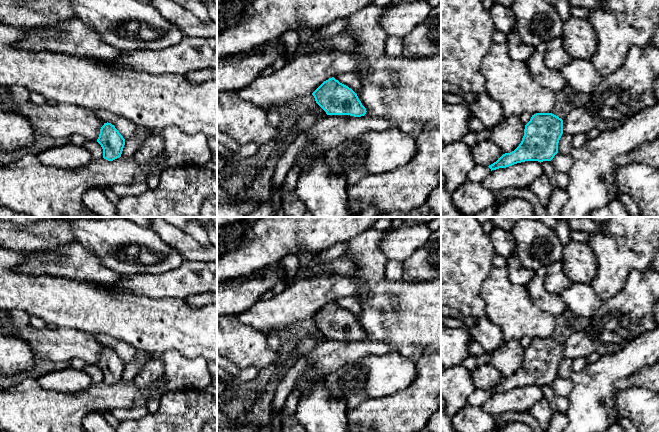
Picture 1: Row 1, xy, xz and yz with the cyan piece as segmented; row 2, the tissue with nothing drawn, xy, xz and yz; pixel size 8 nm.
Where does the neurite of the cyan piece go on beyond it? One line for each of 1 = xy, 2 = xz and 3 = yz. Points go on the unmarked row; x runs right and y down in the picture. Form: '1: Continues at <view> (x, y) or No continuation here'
1: No continuation here
2: No continuation here
3: No continuation here

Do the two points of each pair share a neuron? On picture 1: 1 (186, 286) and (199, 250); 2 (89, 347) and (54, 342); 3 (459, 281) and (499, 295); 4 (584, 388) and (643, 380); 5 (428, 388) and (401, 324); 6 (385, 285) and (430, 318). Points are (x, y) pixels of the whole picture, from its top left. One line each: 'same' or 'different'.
1: different
2: same
3: different
4: different
5: different
6: same

